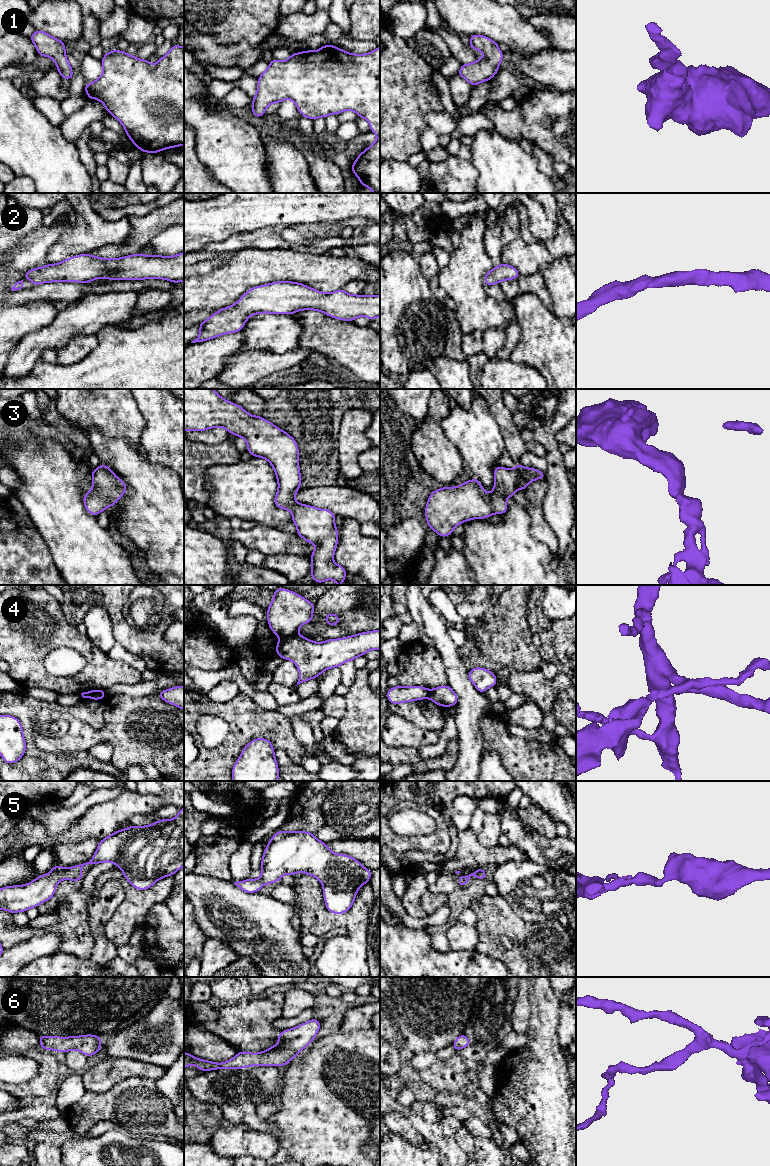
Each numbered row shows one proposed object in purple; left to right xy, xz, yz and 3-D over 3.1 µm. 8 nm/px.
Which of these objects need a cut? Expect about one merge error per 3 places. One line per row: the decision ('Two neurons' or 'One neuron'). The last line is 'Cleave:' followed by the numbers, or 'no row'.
1: One neuron
2: One neuron
3: One neuron
4: Two neurons
5: One neuron
6: One neuron
Cleave: 4

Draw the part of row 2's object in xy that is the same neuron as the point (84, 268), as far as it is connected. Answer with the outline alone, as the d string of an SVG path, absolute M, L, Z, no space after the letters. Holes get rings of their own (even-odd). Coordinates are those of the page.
M184 252L170 257L137 253L113 259L80 254L24 273L24 279L31 279L33 286L60 281L90 283L98 278L108 280L155 278L179 283L184 281Z

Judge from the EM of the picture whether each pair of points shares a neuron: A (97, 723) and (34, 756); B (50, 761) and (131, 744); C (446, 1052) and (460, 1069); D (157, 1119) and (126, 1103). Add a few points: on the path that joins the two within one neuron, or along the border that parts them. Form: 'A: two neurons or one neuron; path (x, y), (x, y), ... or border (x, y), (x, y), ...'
A: one neuron; path (70, 709), (39, 705), (25, 719), (25, 729)
B: two neurons; border (88, 749), (65, 752)
C: two neurons; border (452, 1054), (439, 1060)
D: one neuron; path (149, 1113), (134, 1104)

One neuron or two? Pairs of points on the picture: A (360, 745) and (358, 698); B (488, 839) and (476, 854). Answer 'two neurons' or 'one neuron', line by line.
A: one neuron
B: two neurons

